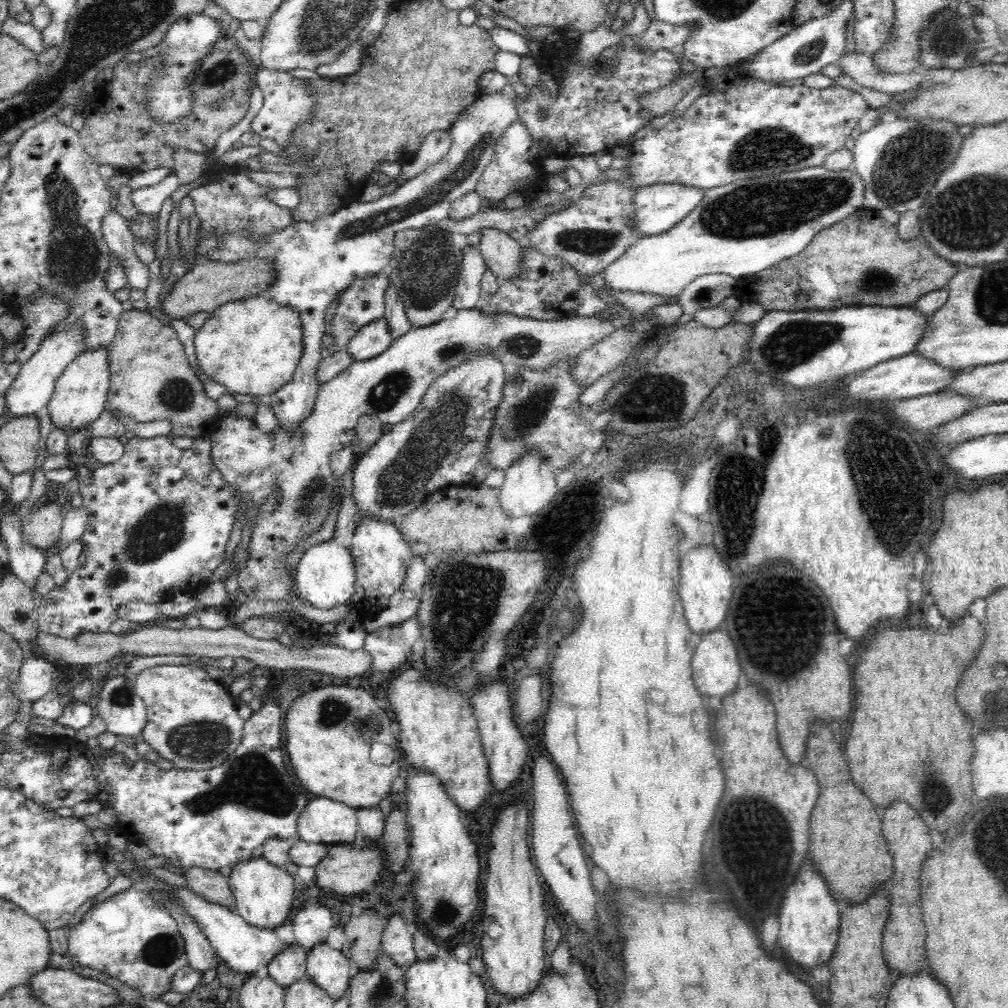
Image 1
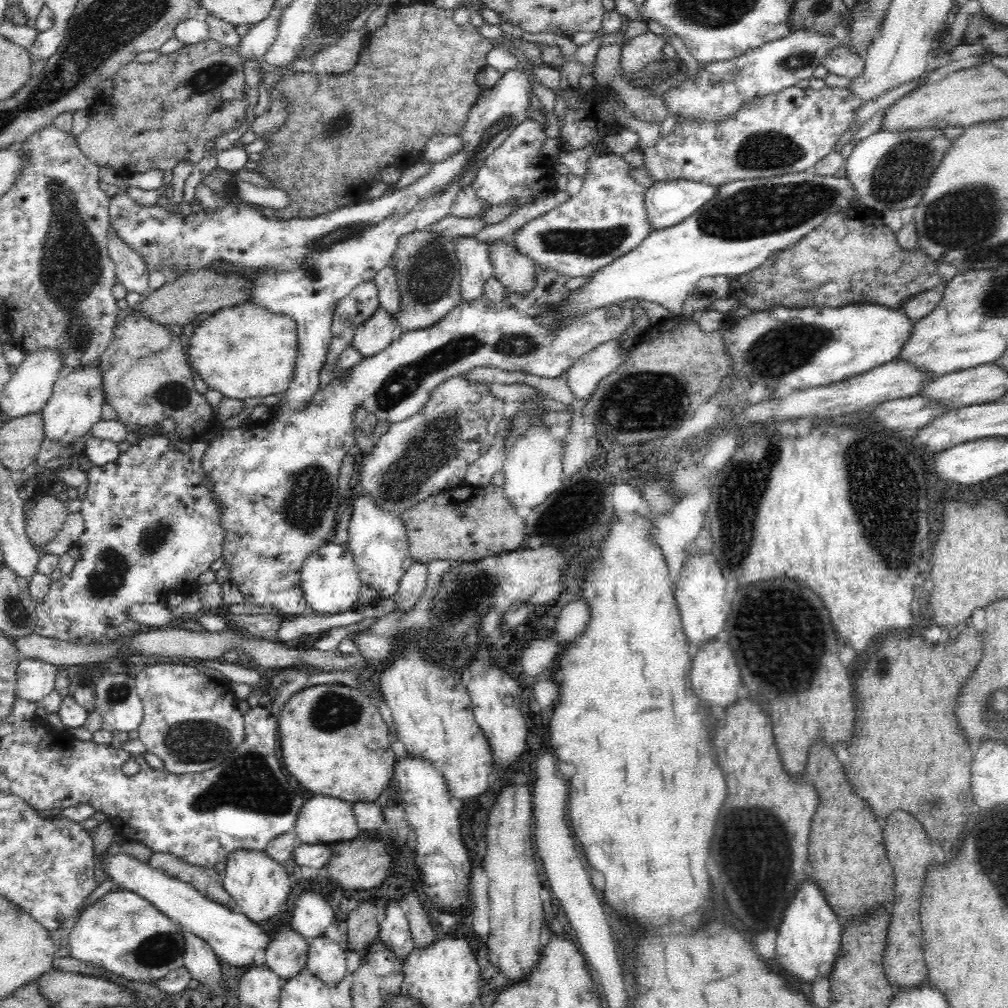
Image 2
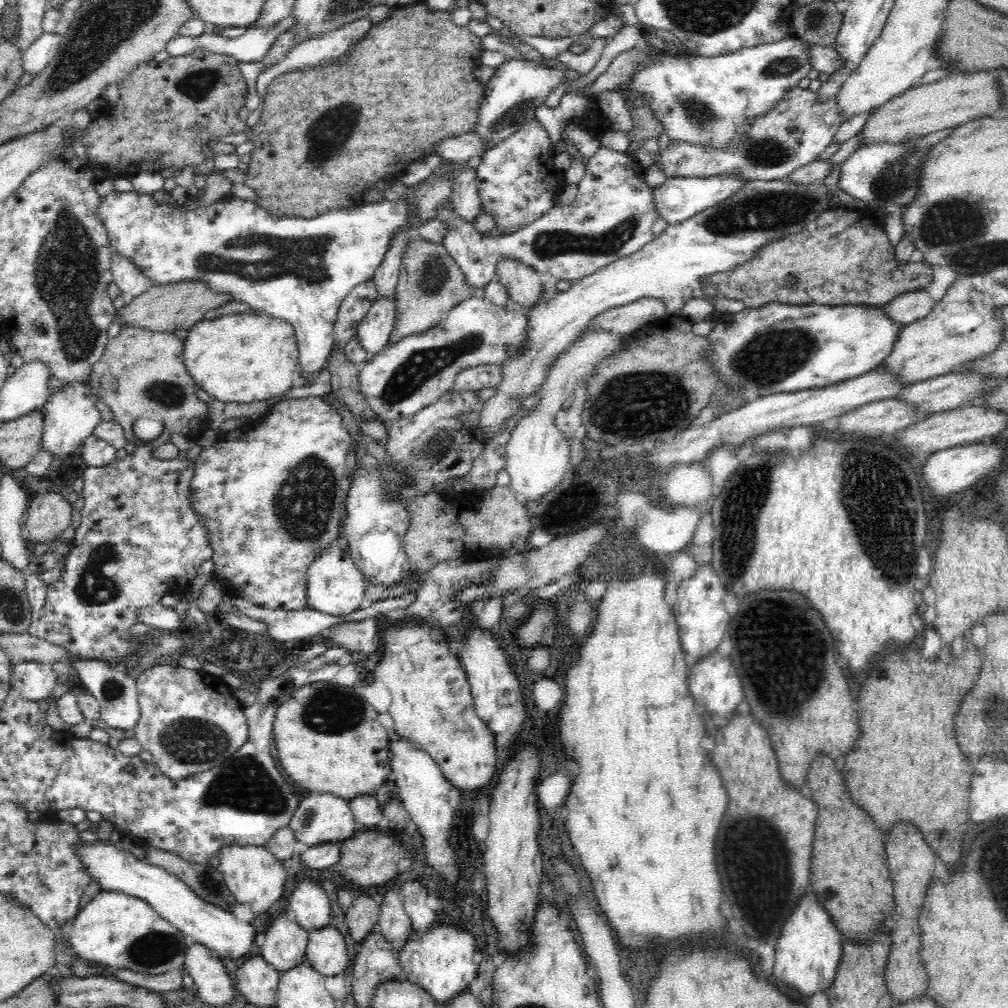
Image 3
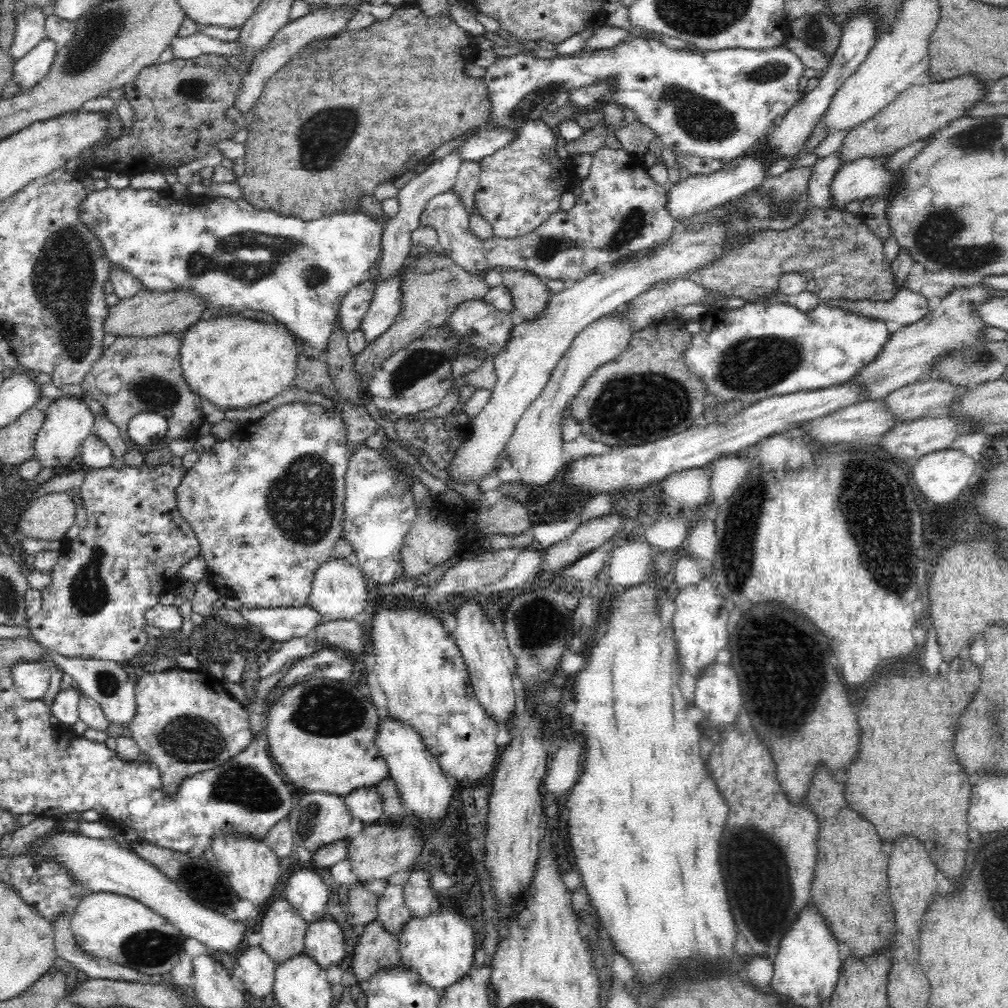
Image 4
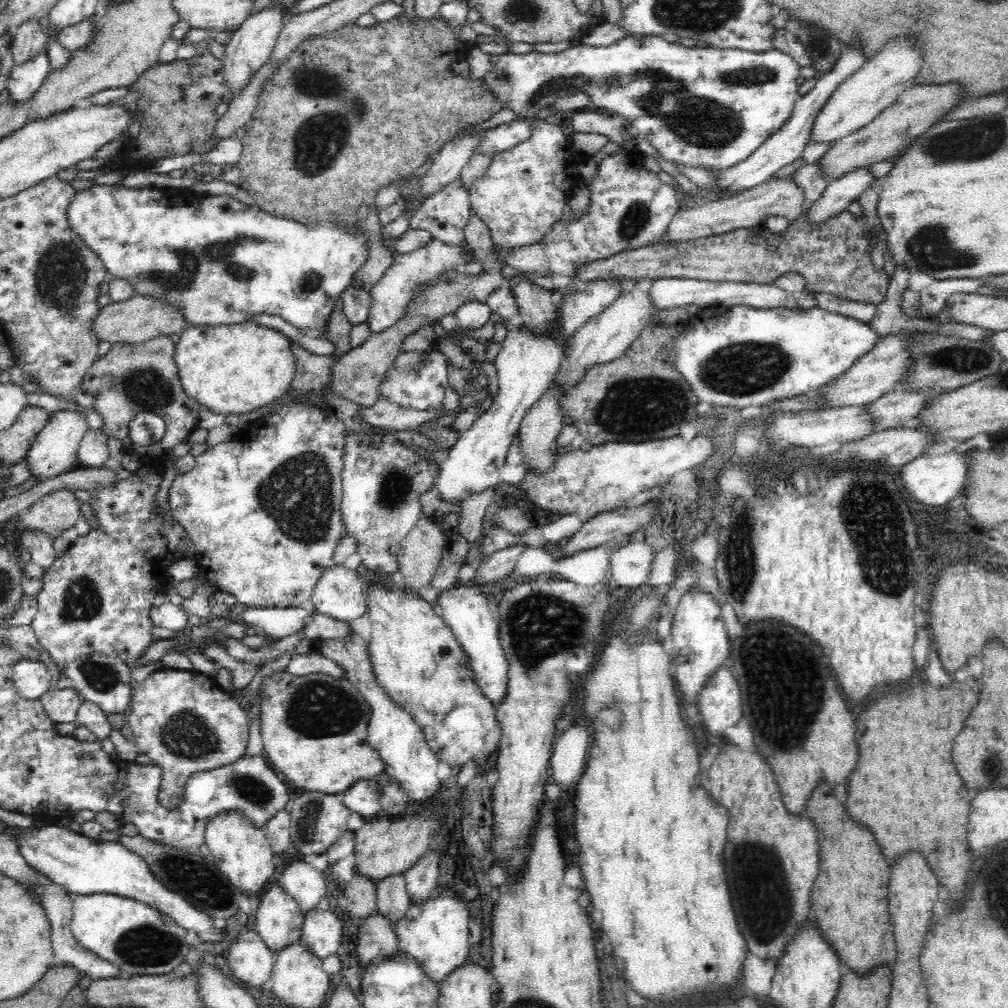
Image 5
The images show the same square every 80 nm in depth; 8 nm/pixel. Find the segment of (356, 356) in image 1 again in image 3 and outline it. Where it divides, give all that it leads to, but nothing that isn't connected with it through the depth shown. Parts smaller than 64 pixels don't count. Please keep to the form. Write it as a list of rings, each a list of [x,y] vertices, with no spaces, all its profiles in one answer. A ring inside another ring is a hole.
[[[379,294],[378,298],[372,302],[366,316],[358,324],[357,340],[361,348],[370,356],[383,350],[386,346],[395,322],[396,303],[395,296]]]

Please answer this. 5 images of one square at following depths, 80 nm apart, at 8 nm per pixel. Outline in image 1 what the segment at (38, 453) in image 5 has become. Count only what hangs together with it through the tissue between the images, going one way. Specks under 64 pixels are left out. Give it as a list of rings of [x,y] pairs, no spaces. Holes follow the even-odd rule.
[[[100,346],[96,350],[86,351],[78,355],[56,380],[52,399],[43,412],[50,416],[50,423],[53,428],[64,432],[68,437],[74,436],[80,429],[89,431],[90,425],[97,421],[102,416],[102,412],[108,408],[110,382],[107,346],[106,348]]]

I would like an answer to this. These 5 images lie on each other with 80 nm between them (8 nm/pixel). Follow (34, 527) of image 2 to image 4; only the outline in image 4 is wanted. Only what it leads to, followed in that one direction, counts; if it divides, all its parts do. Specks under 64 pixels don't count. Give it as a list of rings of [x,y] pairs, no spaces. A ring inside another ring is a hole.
[[[54,492],[37,499],[17,517],[18,530],[24,537],[62,541],[76,520],[77,505],[72,495]]]

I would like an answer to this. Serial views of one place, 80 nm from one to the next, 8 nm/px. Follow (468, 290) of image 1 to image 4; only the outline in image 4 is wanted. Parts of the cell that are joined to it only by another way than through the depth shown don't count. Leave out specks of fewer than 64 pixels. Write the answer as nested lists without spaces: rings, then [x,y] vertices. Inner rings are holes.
[[[604,147],[597,150],[593,154],[590,175],[582,180],[581,188],[582,196],[580,196],[578,204],[570,209],[570,212],[556,211],[534,232],[518,238],[497,239],[492,237],[482,241],[474,237],[468,227],[470,214],[453,188],[433,196],[426,202],[424,210],[418,216],[418,226],[429,226],[434,229],[438,247],[445,251],[446,256],[464,270],[472,273],[473,276],[482,277],[494,266],[502,266],[508,269],[531,271],[537,277],[546,276],[546,278],[556,280],[568,280],[569,278],[573,281],[579,281],[592,273],[592,270],[615,262],[620,257],[627,257],[638,250],[654,248],[672,234],[675,220],[670,216],[667,207],[667,190],[664,189],[664,185],[652,179],[648,170],[643,166],[643,161],[638,160],[638,156],[634,158],[622,148]]]

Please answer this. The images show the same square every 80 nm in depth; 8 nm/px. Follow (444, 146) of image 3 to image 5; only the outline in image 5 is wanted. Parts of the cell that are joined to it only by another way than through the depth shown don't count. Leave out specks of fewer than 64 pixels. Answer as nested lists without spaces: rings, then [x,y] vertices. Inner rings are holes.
[[[518,119],[497,125],[483,134],[483,139],[475,152],[492,154],[492,152],[499,153],[508,150],[530,136],[531,124],[529,119]]]

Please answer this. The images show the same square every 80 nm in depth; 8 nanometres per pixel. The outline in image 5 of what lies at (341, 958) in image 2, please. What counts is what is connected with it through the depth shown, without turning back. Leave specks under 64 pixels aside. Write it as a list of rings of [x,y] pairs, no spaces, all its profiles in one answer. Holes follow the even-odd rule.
[[[314,908],[304,914],[299,940],[305,948],[311,950],[322,961],[330,954],[337,955],[336,950],[340,946],[345,924],[330,909]]]

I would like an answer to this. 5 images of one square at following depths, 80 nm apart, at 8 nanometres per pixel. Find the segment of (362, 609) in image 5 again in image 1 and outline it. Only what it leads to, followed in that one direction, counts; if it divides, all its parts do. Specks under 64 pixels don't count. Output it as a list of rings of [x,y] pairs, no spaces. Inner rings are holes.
[[[334,539],[308,548],[295,567],[298,595],[308,600],[314,608],[331,609],[348,605],[354,596],[356,582],[355,564],[349,547]]]

